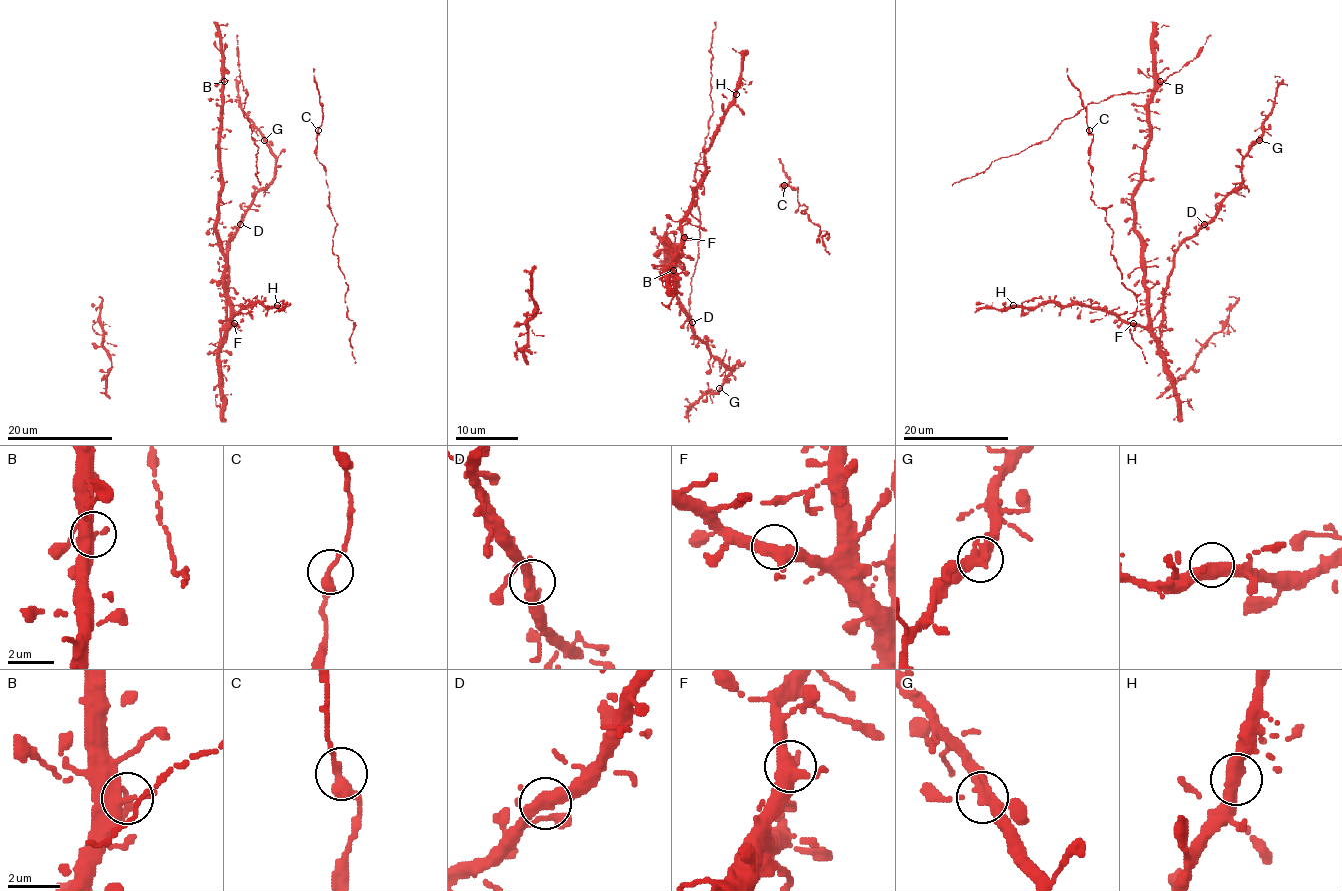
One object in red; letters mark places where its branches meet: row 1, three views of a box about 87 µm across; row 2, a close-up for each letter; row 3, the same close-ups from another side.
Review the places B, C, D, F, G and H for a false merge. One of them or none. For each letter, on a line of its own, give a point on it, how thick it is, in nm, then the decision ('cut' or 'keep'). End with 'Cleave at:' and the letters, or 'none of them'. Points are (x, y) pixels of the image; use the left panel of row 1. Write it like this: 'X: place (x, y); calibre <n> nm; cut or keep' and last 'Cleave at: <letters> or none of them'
B: place (224, 81); calibre 360 nm; keep
C: place (318, 130); calibre 320 nm; keep
D: place (240, 224); calibre 440 nm; keep
F: place (234, 323); calibre 460 nm; keep
G: place (264, 140); calibre 440 nm; keep
H: place (277, 305); calibre 440 nm; keep
Cleave at: none of them

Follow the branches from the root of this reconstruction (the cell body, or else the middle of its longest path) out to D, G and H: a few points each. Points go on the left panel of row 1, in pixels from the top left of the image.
D: (217, 222), (217, 236), (224, 259), (224, 292), (230, 307), (230, 323), (224, 327), (227, 243), (240, 224)
G: (217, 222), (224, 259), (228, 327), (224, 327), (227, 243), (252, 198), (273, 177), (274, 156), (264, 140)
H: (217, 222), (230, 326), (247, 305), (277, 305)

